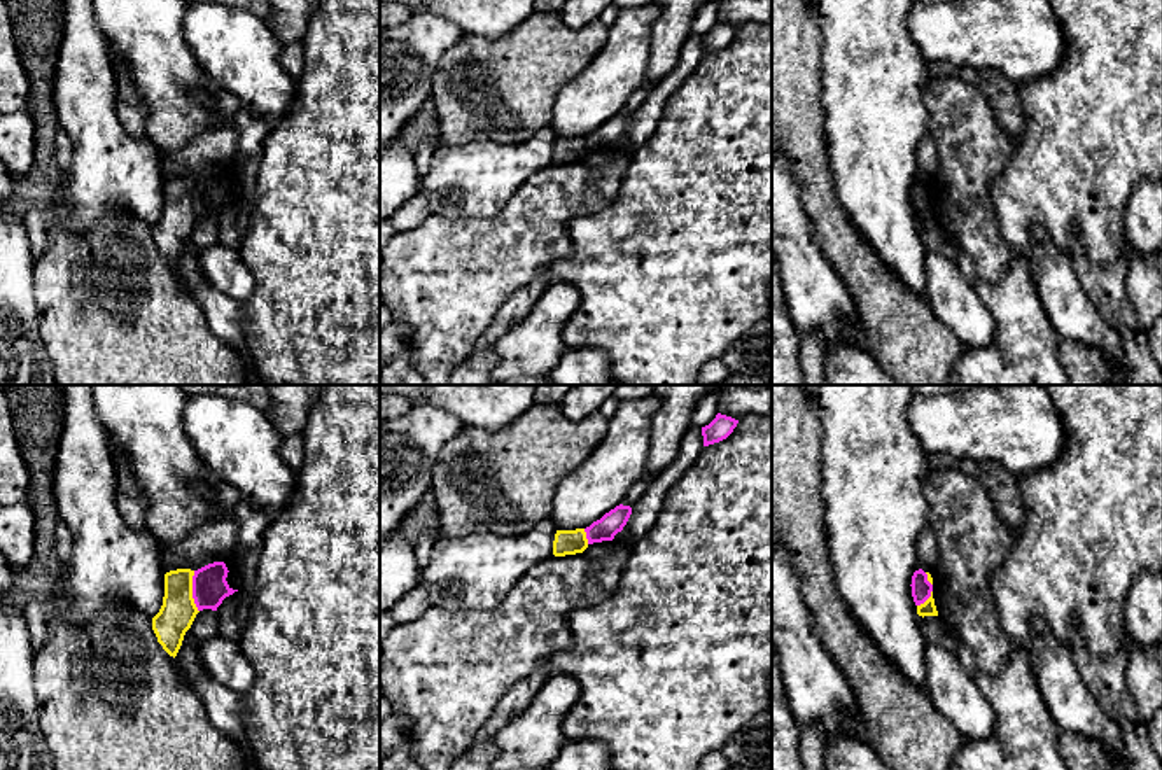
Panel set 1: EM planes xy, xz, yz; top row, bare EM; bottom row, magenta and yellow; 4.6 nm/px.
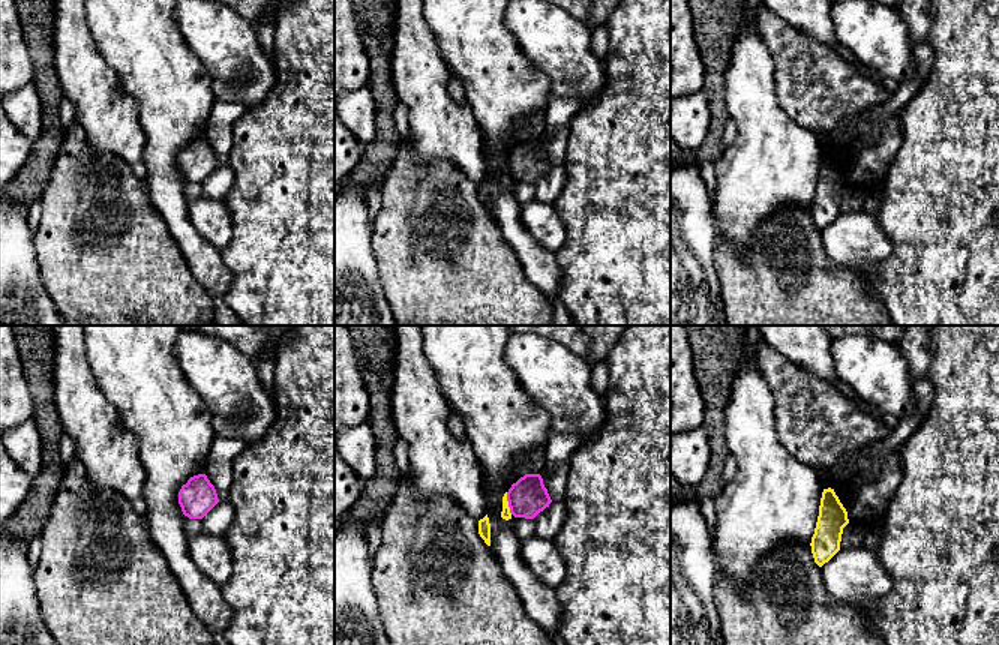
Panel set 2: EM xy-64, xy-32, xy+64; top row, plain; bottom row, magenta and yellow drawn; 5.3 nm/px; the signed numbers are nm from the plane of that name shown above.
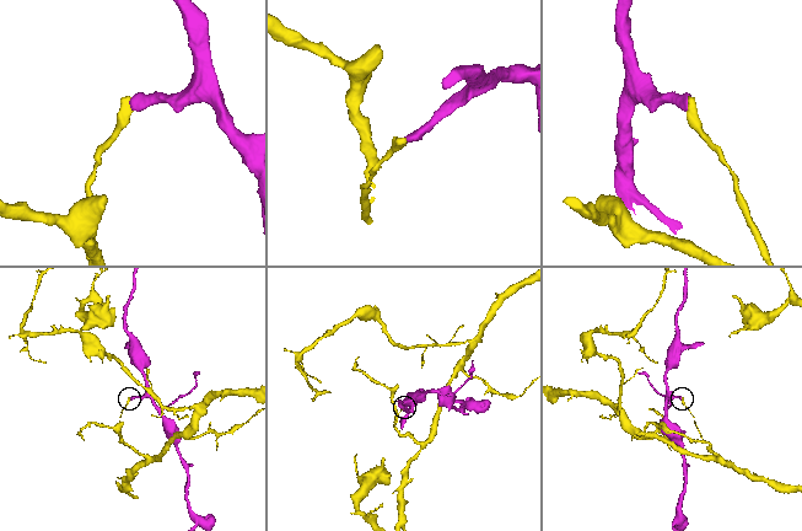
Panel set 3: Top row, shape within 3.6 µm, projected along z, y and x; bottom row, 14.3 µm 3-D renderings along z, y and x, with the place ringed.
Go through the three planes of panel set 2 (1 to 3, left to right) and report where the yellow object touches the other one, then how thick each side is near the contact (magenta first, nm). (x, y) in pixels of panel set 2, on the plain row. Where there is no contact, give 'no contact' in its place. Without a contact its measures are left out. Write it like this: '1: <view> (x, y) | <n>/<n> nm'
1: no contact
2: xy-32 (509, 167) | 200/50 nm
3: no contact

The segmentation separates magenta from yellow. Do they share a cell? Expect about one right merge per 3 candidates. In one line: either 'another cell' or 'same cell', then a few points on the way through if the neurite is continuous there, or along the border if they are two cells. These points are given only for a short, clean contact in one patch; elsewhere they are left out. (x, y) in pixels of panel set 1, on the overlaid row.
another cell; border along xy (193, 571), (193, 602), (198, 611)

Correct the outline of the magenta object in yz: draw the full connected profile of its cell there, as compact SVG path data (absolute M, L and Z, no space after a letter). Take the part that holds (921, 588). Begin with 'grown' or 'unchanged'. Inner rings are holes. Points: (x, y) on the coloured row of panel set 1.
unchanged | M922 569L914 572L910 586L915 606L924 604L931 597L933 584L928 581L928 574Z

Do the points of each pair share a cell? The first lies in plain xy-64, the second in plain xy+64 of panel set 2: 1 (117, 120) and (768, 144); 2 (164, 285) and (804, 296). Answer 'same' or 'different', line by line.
1: same
2: same

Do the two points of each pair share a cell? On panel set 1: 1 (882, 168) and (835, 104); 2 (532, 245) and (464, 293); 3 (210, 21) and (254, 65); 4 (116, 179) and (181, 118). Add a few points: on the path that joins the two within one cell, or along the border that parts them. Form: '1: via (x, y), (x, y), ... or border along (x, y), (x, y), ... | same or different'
1: via (872, 153), (872, 140), (851, 119) | same
2: via (515, 247), (504, 252), (482, 275) | same
3: via (221, 30), (244, 55) | same
4: border along (147, 139), (163, 154) | different

